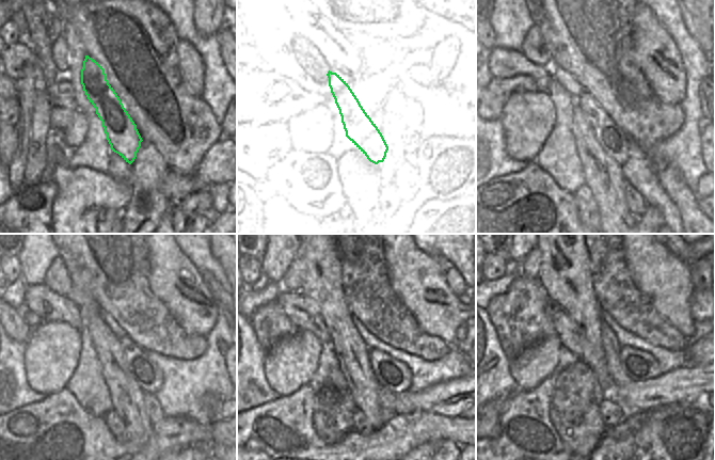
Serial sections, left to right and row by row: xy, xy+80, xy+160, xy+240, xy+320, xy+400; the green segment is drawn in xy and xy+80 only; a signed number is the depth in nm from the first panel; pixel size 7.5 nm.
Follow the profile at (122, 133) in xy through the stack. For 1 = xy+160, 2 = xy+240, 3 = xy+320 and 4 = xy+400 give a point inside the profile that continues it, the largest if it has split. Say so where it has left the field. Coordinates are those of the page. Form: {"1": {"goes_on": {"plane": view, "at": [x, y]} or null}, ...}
{"1": {"goes_on": {"plane": "xy+160", "at": [615, 141]}}, "2": {"goes_on": {"plane": "xy+240", "at": [148, 378]}}, "3": {"goes_on": {"plane": "xy+320", "at": [393, 377]}}, "4": {"goes_on": {"plane": "xy+400", "at": [626, 365]}}}

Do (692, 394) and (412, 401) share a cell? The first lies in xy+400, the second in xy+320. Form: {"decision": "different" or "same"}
{"decision": "same"}

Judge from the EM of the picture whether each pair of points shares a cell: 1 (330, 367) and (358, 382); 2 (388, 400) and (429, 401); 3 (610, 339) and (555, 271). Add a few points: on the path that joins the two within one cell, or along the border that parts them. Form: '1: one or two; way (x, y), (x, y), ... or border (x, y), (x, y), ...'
1: two; border (333, 351), (338, 360), (346, 390)
2: two; border (397, 395), (394, 413)
3: two; border (600, 310), (600, 342), (603, 350)

